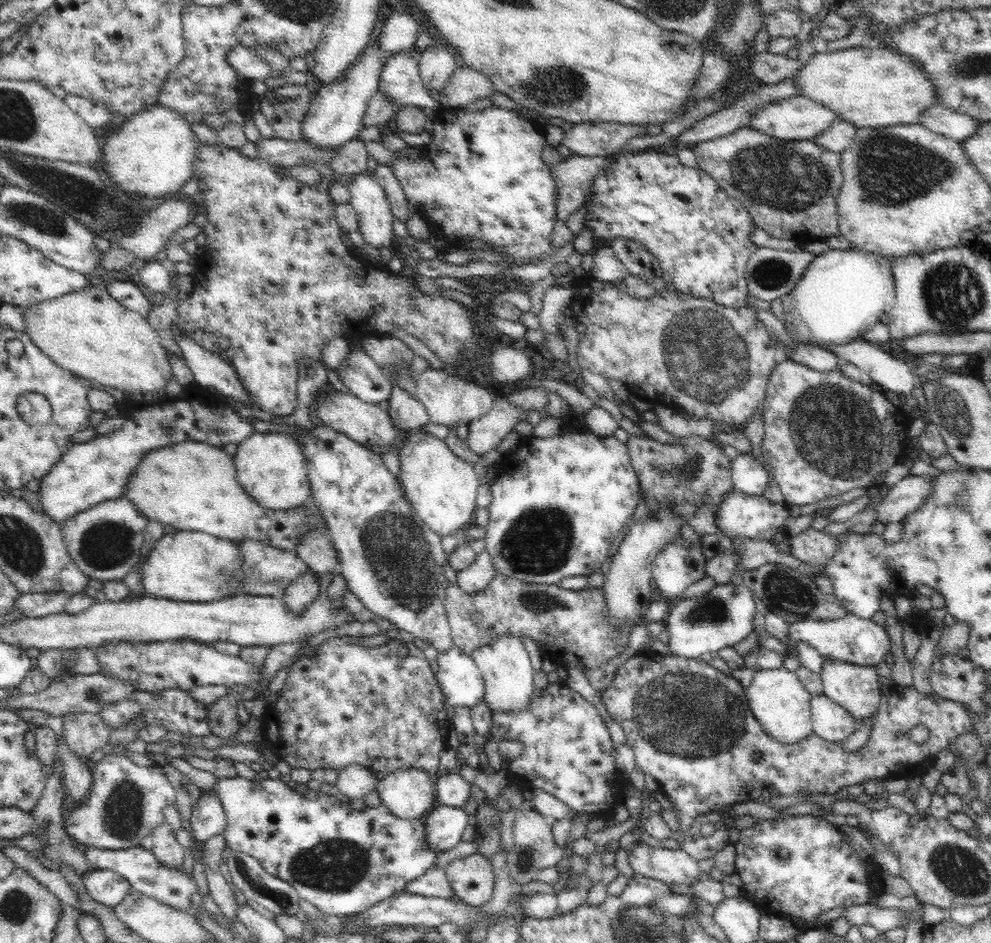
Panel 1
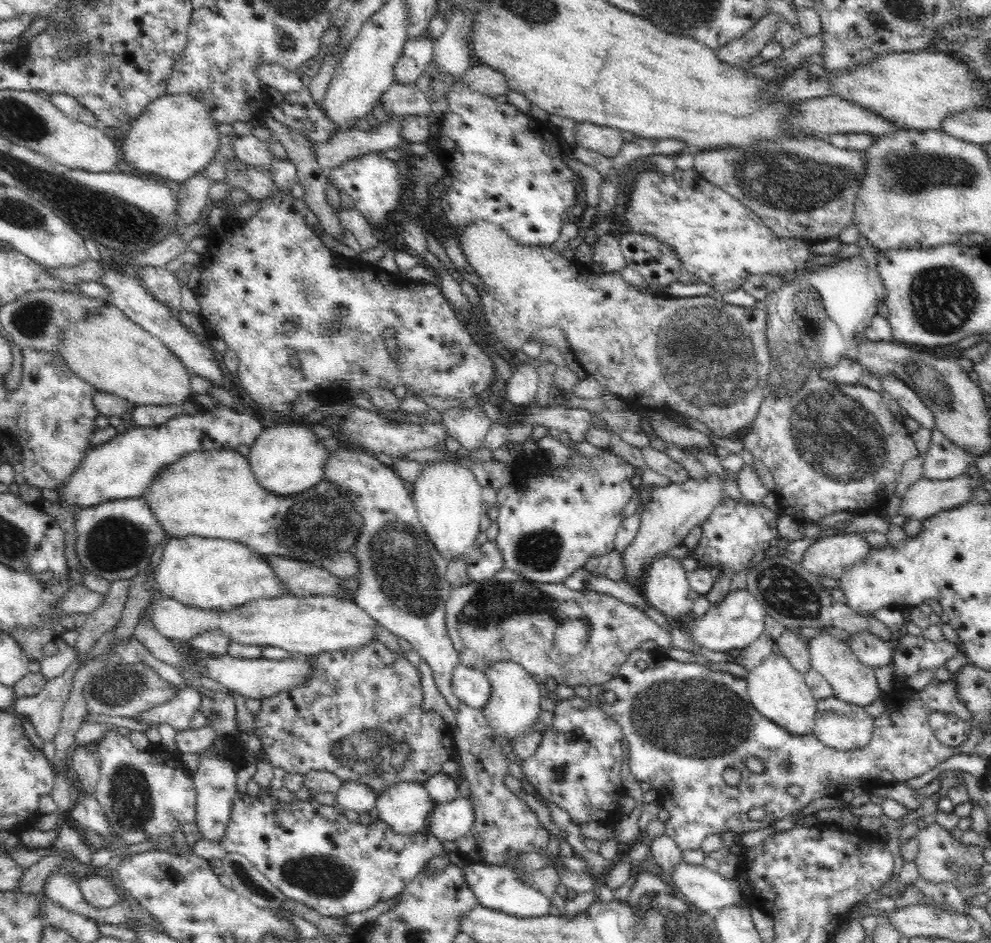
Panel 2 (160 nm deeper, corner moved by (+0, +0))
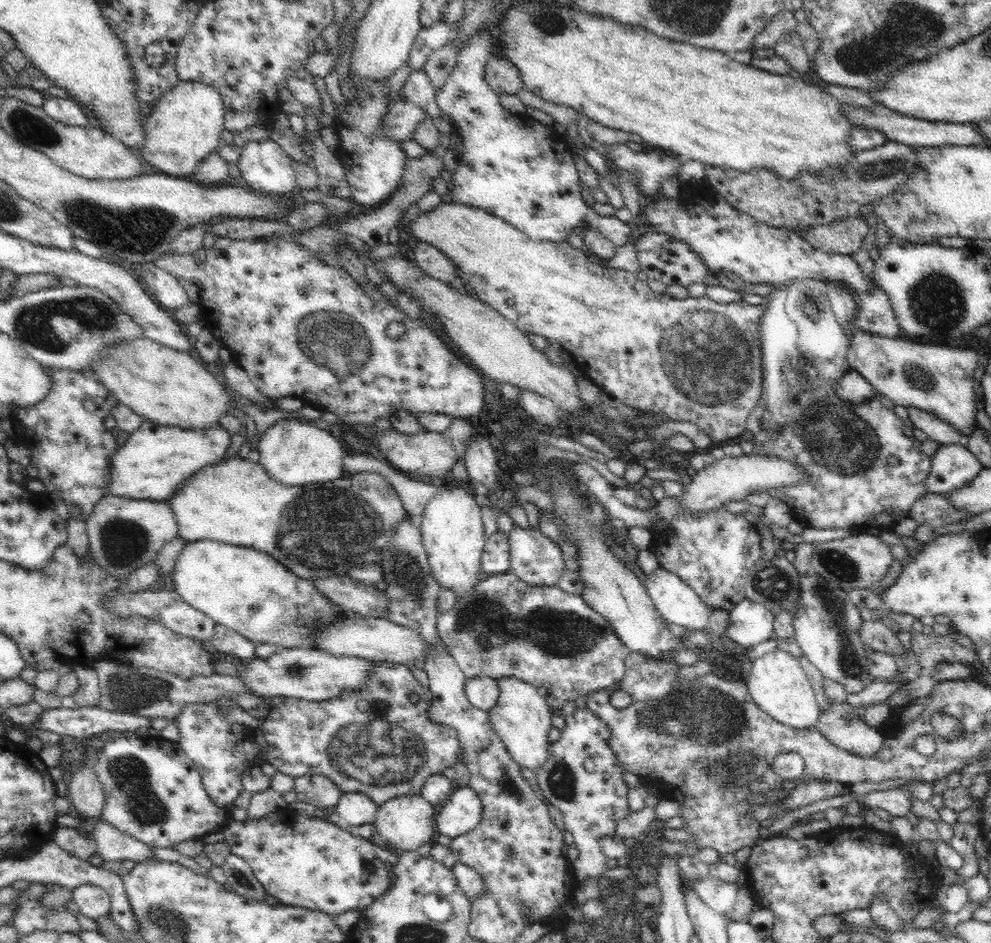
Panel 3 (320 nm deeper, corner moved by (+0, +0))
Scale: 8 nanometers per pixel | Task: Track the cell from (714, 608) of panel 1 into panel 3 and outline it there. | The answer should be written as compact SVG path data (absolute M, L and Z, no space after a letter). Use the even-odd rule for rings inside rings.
M746 598L736 604L729 613L726 640L732 640L749 650L751 647L771 639L775 614L763 604Z

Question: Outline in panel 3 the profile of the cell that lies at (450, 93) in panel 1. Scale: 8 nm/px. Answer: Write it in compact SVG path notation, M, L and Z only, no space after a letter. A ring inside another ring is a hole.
M495 54L485 68L484 78L497 94L518 94L525 86L520 71L505 56Z

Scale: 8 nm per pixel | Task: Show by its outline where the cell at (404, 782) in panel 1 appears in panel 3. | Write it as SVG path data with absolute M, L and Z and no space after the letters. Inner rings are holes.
M400 796L388 800L377 808L376 816L371 823L363 824L352 830L357 837L372 841L372 844L388 849L390 853L399 856L406 851L416 851L417 848L432 842L435 832L434 807L422 796Z

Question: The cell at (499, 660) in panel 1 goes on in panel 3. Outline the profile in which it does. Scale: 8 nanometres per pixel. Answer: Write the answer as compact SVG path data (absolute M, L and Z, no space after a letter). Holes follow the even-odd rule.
M515 677L500 678L497 680L500 687L500 698L496 708L489 712L489 718L493 730L504 743L508 754L520 768L527 768L532 772L543 767L549 758L549 732L552 730L550 716L552 710L548 707L545 698L540 696L529 683L523 682Z

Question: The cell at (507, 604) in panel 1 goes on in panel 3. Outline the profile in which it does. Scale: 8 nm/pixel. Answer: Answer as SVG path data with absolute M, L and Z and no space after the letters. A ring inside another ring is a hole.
M510 570L489 575L466 598L458 597L448 612L437 616L436 633L467 680L477 677L494 680L515 677L533 687L544 687L547 689L544 698L550 710L561 710L567 702L575 702L580 697L620 682L625 676L629 656L627 645L612 632L612 627L608 626L608 621L602 619L600 613L592 611L584 603L582 595L568 594L557 584L541 587L526 584Z

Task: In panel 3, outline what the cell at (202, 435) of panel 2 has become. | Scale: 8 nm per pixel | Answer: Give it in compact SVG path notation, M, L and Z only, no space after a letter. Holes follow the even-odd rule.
M143 419L141 427L131 432L126 443L112 454L107 491L110 495L134 500L169 501L188 479L224 458L231 437L221 425L183 429L160 426Z

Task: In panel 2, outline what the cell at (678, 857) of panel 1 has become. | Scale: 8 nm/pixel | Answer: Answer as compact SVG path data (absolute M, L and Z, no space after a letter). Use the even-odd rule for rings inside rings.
M682 860L673 868L671 880L679 896L702 911L714 913L736 905L743 898L735 878L727 879L703 865L686 864Z

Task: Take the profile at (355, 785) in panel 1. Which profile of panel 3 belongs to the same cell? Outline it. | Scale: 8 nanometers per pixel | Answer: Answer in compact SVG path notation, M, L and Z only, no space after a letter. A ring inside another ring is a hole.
M354 792L343 794L332 813L338 822L353 830L360 828L363 824L371 823L378 807L368 797Z

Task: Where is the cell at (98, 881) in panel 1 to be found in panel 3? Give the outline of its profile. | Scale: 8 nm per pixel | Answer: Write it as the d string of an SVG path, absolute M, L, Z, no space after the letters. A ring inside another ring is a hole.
M81 884L69 891L84 916L95 920L111 912L110 895L100 886Z

